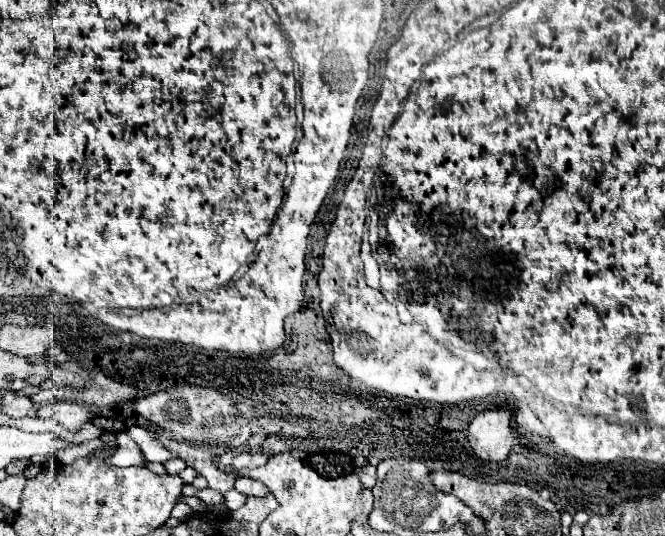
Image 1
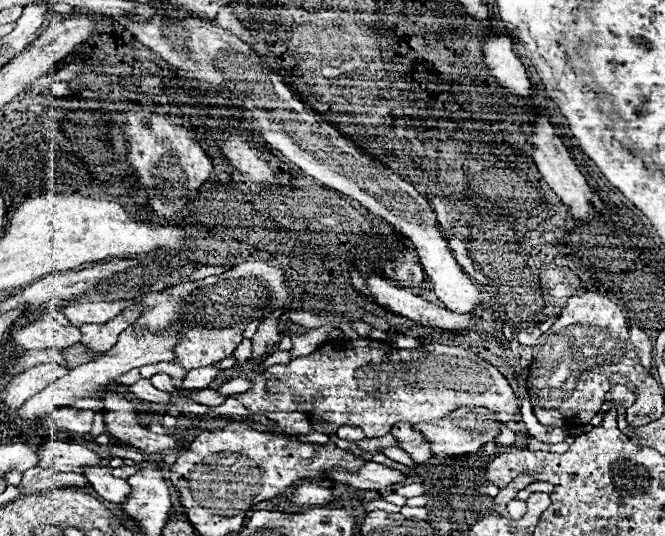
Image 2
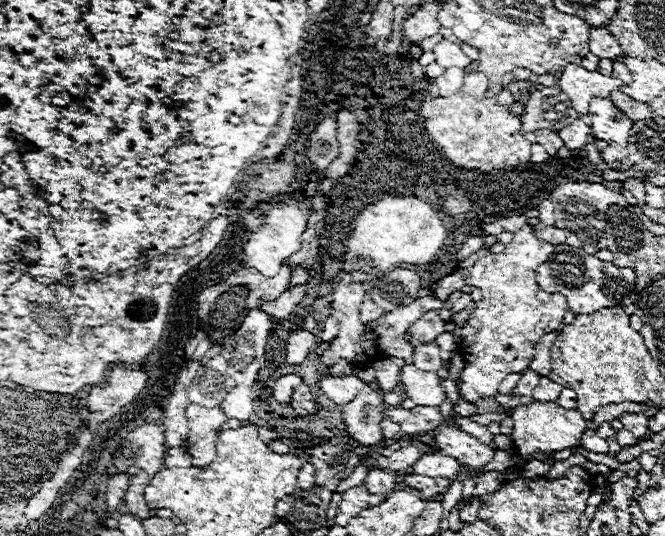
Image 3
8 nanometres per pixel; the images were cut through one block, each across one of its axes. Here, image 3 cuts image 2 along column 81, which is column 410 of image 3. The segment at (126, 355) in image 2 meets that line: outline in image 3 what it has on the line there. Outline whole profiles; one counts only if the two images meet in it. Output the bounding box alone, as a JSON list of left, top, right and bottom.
[400,364,446,406]

